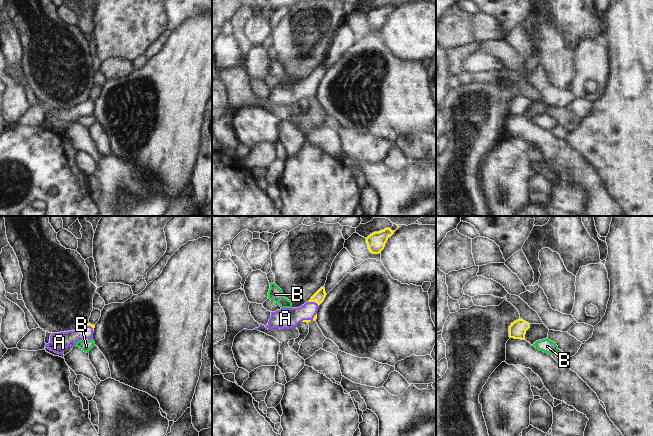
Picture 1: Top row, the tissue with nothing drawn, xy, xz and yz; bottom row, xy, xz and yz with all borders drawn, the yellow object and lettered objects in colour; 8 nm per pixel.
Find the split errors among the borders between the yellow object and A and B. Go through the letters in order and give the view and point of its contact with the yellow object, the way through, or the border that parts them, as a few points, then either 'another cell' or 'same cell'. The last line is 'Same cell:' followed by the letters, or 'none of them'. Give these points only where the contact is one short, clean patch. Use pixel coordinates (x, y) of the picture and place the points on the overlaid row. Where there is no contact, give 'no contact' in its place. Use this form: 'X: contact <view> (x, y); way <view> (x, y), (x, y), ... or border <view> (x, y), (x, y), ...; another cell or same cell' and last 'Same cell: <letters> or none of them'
A: contact xz (314, 301); way xz (319, 296), (314, 301), (301, 314), (288, 318); same cell
B: contact xy (85, 340); border xy (83, 339), (87, 340); another cell
Same cell: A

